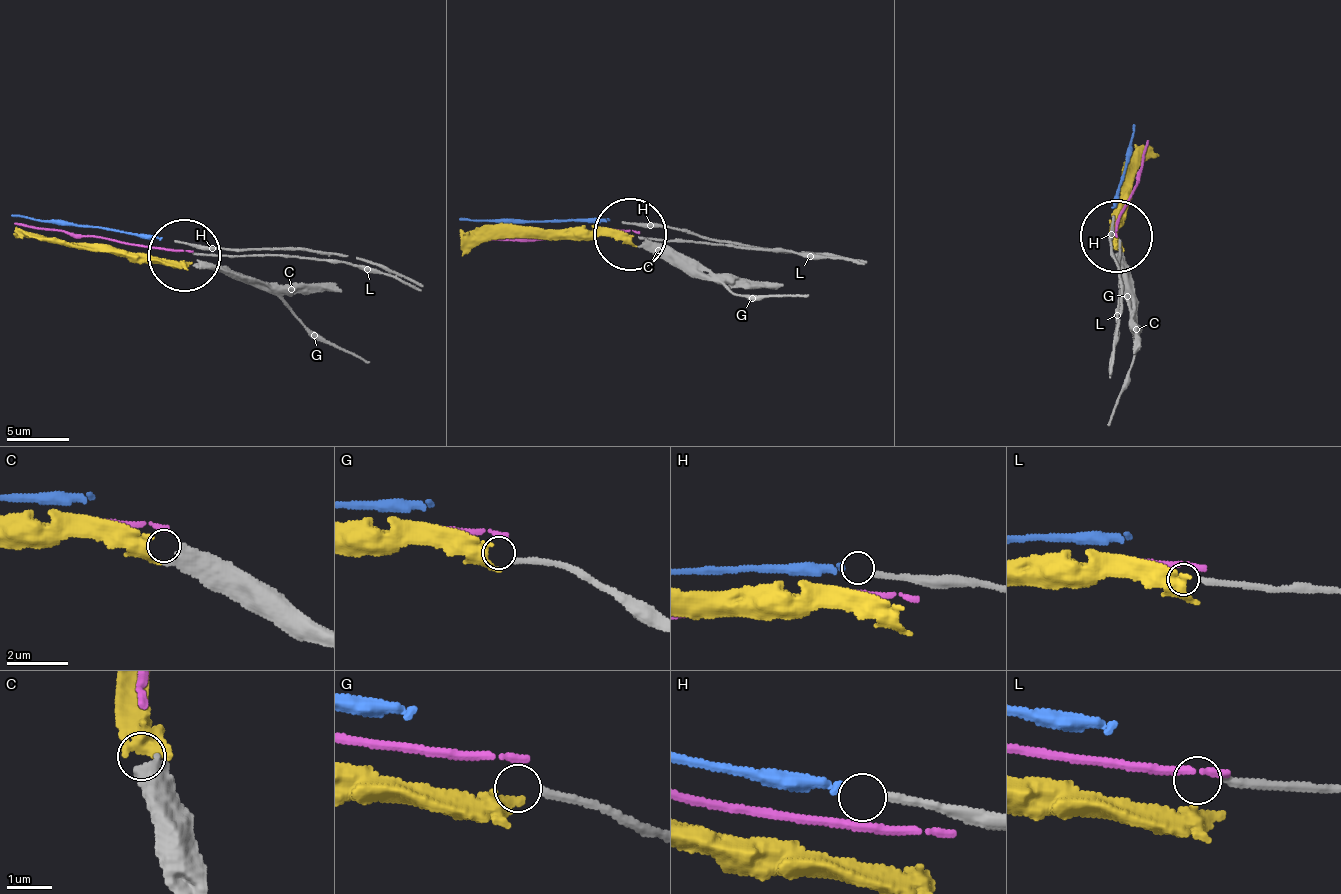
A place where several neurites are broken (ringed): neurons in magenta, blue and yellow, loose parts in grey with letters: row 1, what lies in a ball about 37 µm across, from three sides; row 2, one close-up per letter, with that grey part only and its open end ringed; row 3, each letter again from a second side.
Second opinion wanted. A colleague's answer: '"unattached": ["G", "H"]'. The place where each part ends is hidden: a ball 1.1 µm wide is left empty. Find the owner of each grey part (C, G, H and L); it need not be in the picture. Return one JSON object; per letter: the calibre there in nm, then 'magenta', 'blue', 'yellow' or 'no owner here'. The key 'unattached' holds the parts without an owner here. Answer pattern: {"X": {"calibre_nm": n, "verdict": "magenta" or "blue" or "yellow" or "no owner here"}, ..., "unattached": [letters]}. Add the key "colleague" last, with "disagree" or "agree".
{"C": {"calibre_nm": 480, "verdict": "yellow"}, "G": {"calibre_nm": 180, "verdict": "no owner here"}, "H": {"calibre_nm": 180, "verdict": "blue"}, "L": {"calibre_nm": 190, "verdict": "no owner here"}, "unattached": ["G", "L"], "colleague": "disagree"}

